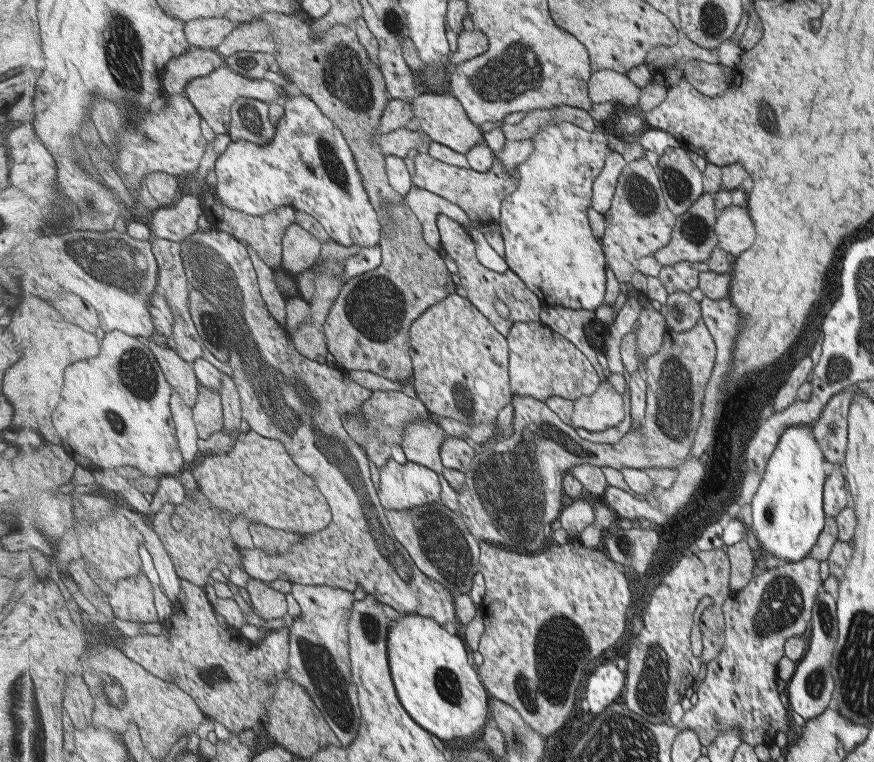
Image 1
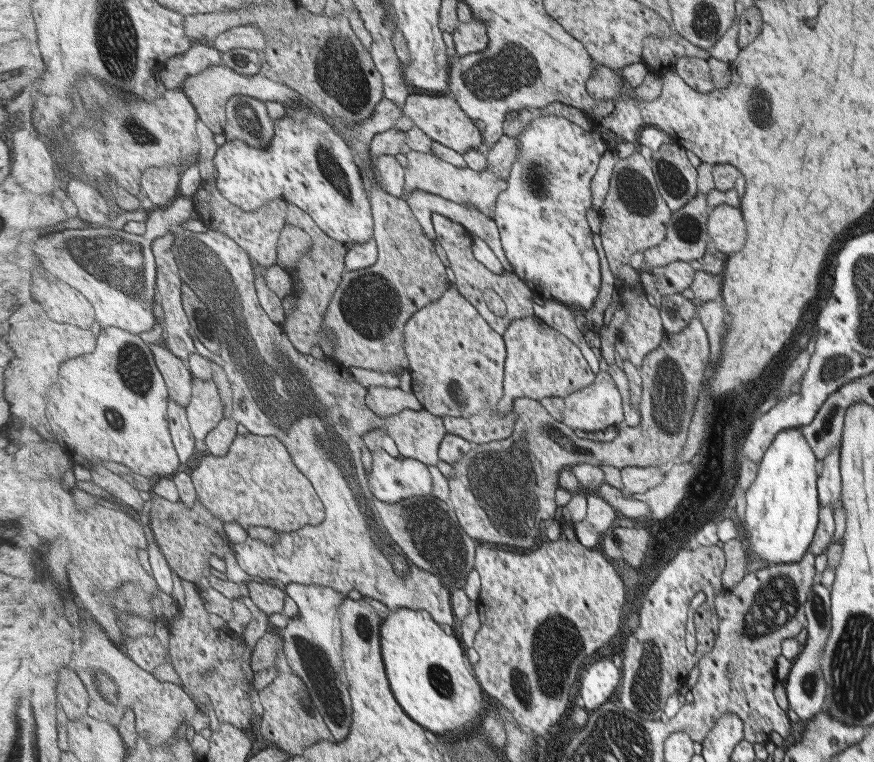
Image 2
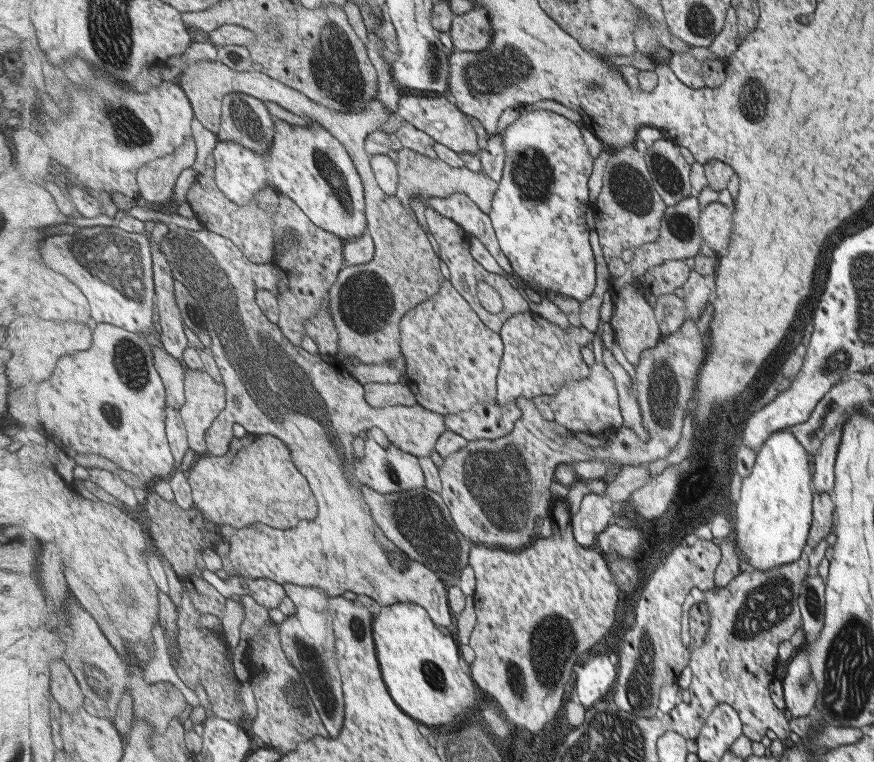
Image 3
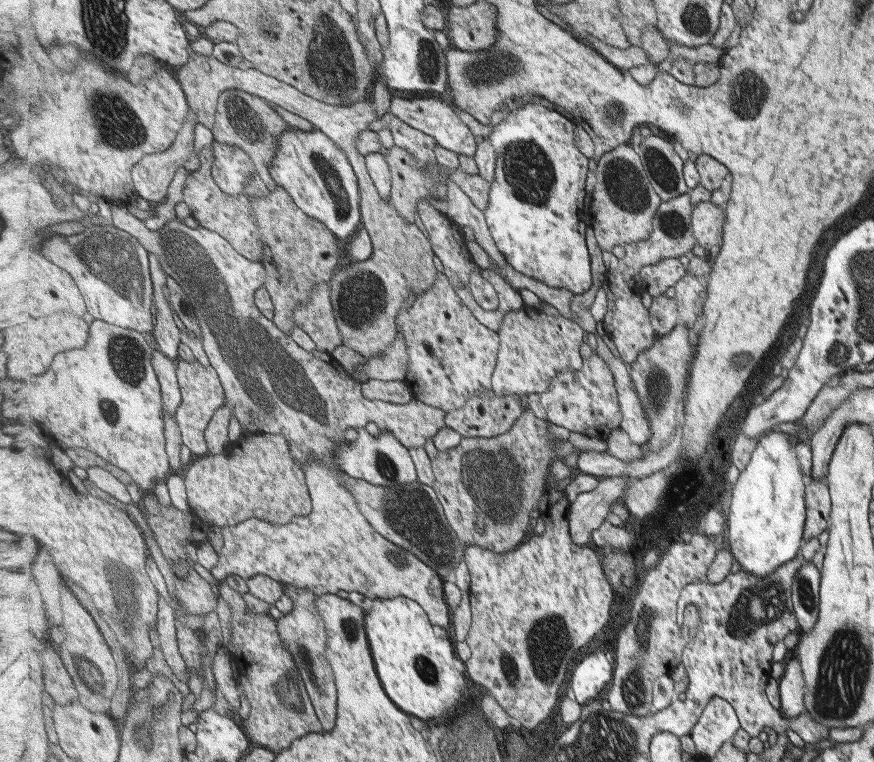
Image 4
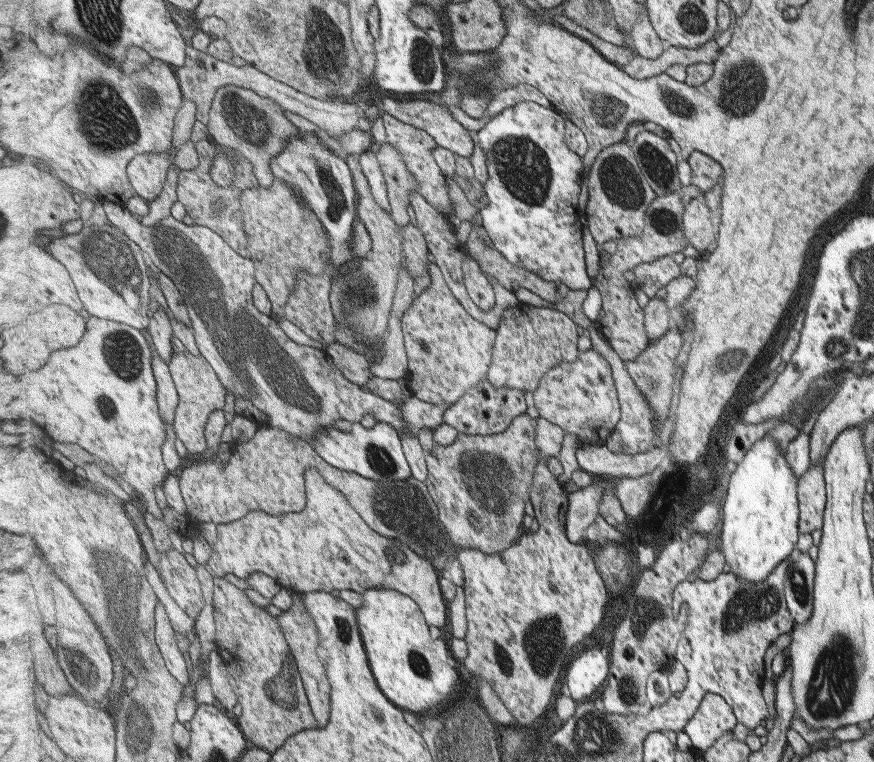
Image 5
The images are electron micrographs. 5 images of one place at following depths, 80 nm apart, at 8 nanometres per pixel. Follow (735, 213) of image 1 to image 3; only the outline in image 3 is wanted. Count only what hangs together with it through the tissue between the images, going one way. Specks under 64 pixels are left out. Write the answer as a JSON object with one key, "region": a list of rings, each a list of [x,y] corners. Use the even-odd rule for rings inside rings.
{"region":[[[717,201],[709,203],[699,211],[698,232],[707,246],[719,253],[728,247],[730,232],[734,225],[731,210]]]}

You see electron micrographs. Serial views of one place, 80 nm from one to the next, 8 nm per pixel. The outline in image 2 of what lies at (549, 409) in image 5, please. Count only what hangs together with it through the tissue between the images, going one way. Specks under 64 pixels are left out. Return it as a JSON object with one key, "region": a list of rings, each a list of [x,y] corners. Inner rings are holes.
{"region":[[[600,371],[596,374],[596,379],[591,386],[579,390],[563,398],[565,411],[563,411],[563,421],[566,426],[573,430],[580,430],[587,433],[604,431],[609,426],[624,424],[625,412],[623,412],[623,398],[617,390],[615,380],[607,371]]]}

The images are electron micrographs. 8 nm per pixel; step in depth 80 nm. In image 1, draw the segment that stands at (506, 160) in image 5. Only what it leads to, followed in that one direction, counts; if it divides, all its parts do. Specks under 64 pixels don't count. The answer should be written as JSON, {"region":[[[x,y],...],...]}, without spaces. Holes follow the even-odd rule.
{"region":[[[567,122],[550,124],[540,128],[531,138],[535,152],[518,165],[520,183],[516,192],[504,198],[501,207],[500,226],[506,244],[504,259],[526,285],[547,306],[563,306],[573,310],[597,310],[607,294],[606,254],[603,254],[601,240],[594,235],[587,211],[594,200],[594,182],[606,168],[607,157],[613,151],[610,142],[611,131],[607,127],[595,131]]]}

